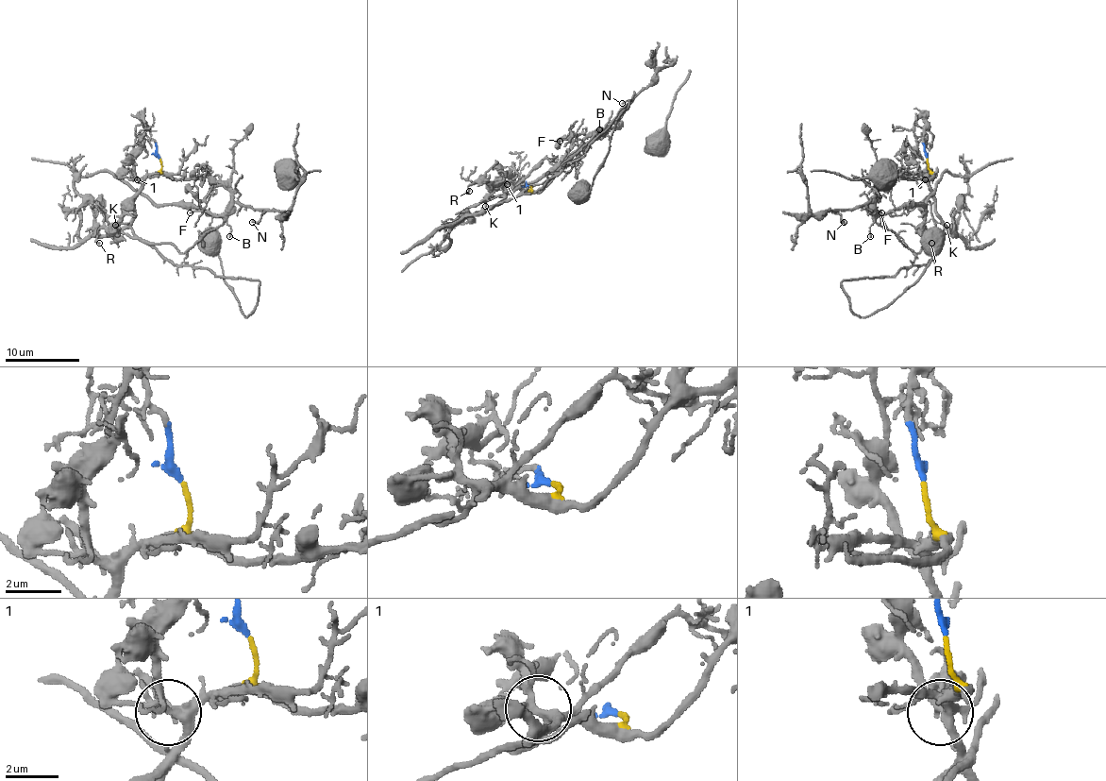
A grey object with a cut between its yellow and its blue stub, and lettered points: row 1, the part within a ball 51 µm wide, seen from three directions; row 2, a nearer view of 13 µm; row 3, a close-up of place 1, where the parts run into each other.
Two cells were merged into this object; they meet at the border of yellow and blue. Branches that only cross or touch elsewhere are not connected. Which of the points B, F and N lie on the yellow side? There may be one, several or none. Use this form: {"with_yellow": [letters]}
{"with_yellow": ["B", "F", "N"]}

